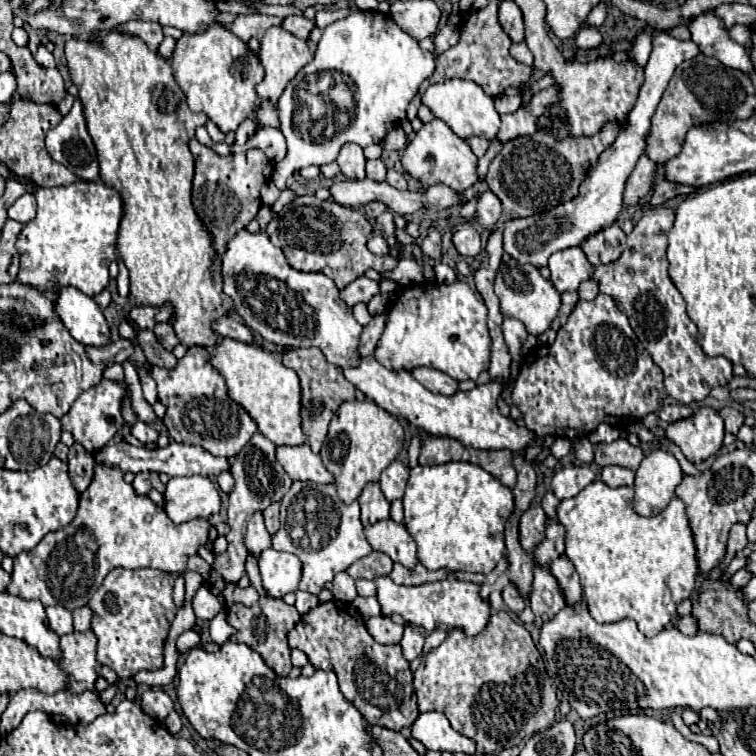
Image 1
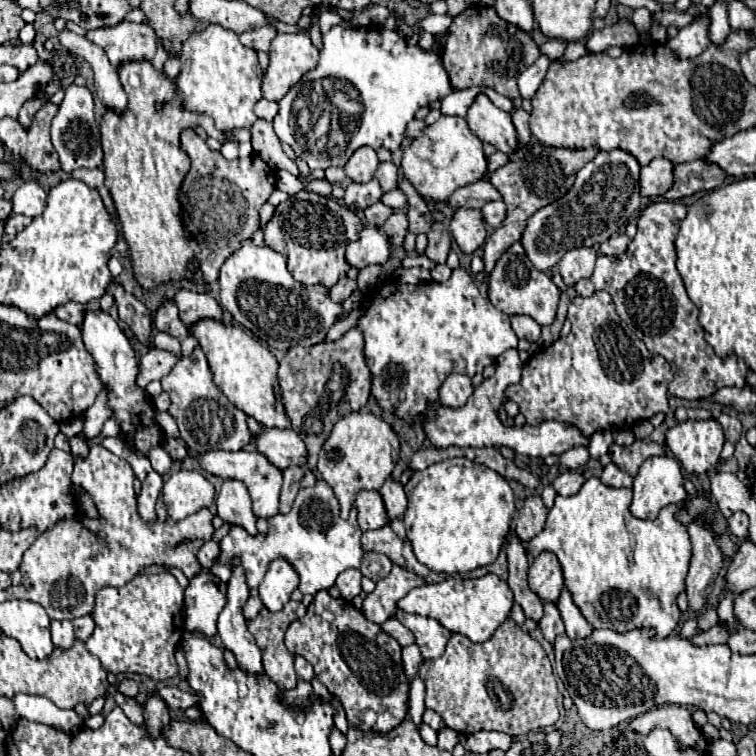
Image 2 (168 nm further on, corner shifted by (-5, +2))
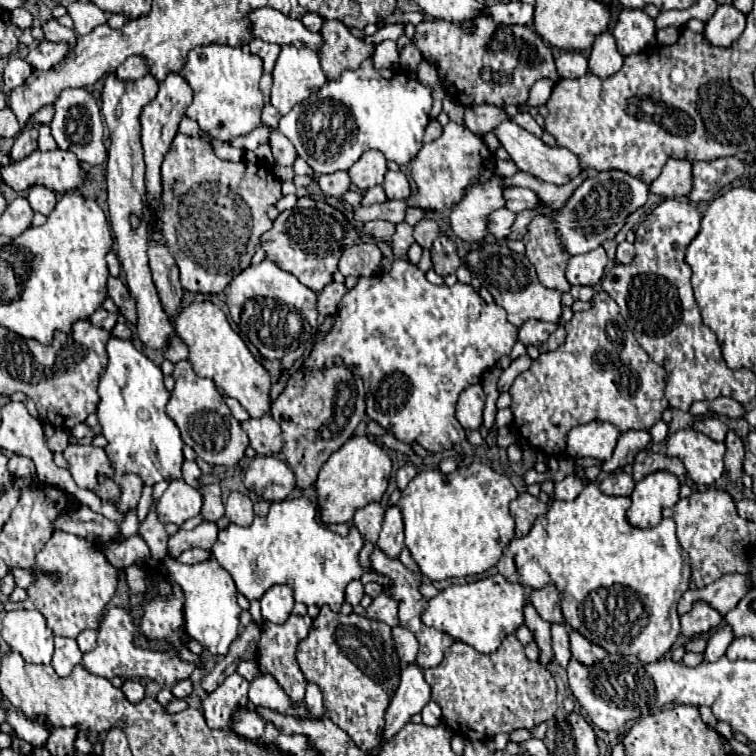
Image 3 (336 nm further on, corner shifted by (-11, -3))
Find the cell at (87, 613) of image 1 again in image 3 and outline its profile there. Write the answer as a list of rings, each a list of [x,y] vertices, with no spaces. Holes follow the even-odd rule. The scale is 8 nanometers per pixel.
[[[93,629],[81,631],[81,633],[77,635],[77,645],[79,645],[79,649],[81,649],[83,653],[91,651],[91,649],[95,647],[95,643],[97,643],[97,631],[93,631]]]

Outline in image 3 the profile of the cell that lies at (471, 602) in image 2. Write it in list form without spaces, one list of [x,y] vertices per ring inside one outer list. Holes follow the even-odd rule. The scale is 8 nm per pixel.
[[[491,575],[465,585],[449,585],[437,597],[433,597],[423,613],[423,623],[433,625],[449,633],[453,639],[463,641],[477,649],[479,653],[493,653],[501,641],[515,633],[523,625],[525,589],[519,583],[509,583],[503,575]]]

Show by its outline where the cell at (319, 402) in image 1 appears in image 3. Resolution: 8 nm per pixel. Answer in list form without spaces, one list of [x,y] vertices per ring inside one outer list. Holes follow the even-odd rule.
[[[347,367],[325,371],[295,371],[279,399],[271,405],[271,415],[283,433],[283,457],[297,477],[297,487],[305,489],[315,483],[319,469],[347,439],[365,415],[363,381]]]

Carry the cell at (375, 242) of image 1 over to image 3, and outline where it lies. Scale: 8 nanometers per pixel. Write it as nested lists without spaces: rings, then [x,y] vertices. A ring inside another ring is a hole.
[[[357,243],[353,247],[349,247],[347,251],[343,251],[341,259],[339,259],[339,271],[347,277],[359,277],[359,275],[373,275],[379,269],[379,261],[381,261],[381,251],[375,243]]]

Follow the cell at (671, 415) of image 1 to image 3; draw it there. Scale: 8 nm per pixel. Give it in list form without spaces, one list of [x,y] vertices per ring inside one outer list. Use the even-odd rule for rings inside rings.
[[[705,417],[705,419],[701,419],[701,421],[695,421],[695,423],[693,423],[693,429],[699,431],[699,433],[703,433],[703,435],[707,435],[707,437],[711,437],[713,441],[725,441],[725,435],[727,435],[727,431],[729,431],[729,427],[723,425],[723,423],[721,423],[719,419],[715,419],[715,417]]]

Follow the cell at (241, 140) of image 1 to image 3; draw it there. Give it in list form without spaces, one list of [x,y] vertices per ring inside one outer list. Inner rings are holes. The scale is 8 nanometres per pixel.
[[[273,129],[269,145],[271,145],[271,149],[273,149],[273,157],[275,157],[275,163],[277,163],[277,165],[293,167],[293,163],[295,163],[295,159],[297,159],[297,151],[295,151],[293,143],[291,143],[285,135],[281,135],[277,129]]]

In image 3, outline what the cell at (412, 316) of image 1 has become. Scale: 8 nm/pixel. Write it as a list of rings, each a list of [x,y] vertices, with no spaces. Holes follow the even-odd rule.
[[[395,259],[389,273],[359,277],[357,285],[343,295],[333,327],[323,337],[313,335],[313,347],[303,365],[311,371],[329,369],[333,363],[349,367],[363,379],[369,419],[377,421],[403,443],[415,441],[423,449],[439,453],[465,441],[467,433],[455,417],[459,393],[479,383],[483,371],[511,353],[517,343],[517,331],[519,329],[507,321],[505,309],[495,303],[487,305],[471,285],[431,285],[417,265]]]

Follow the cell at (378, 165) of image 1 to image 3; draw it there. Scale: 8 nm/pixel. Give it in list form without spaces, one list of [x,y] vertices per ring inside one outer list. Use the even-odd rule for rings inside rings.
[[[387,171],[383,189],[385,189],[387,199],[407,199],[411,195],[409,181],[407,181],[405,173],[401,173],[401,171]]]

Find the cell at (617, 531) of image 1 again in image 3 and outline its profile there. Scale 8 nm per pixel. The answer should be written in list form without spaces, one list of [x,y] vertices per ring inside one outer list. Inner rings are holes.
[[[589,483],[585,485],[585,489],[579,493],[579,497],[575,501],[553,501],[549,511],[543,515],[543,517],[537,517],[533,527],[529,529],[527,535],[523,537],[515,537],[511,539],[509,543],[509,549],[513,551],[515,555],[515,567],[517,567],[517,573],[519,573],[519,583],[527,585],[527,587],[533,587],[533,589],[541,589],[545,585],[555,585],[557,591],[559,591],[559,597],[561,597],[561,613],[563,613],[563,619],[565,623],[575,629],[577,633],[581,633],[587,641],[603,647],[607,653],[613,653],[613,655],[633,655],[637,657],[639,661],[643,663],[653,663],[657,659],[661,659],[663,655],[669,653],[671,645],[677,641],[679,637],[679,615],[677,615],[677,601],[681,599],[681,595],[689,589],[689,583],[691,583],[691,569],[689,569],[689,563],[685,561],[685,553],[683,553],[683,547],[679,545],[677,541],[677,535],[675,535],[675,521],[673,519],[663,519],[657,527],[653,529],[637,529],[637,527],[631,527],[627,523],[627,517],[625,517],[625,511],[629,509],[631,505],[631,499],[629,497],[609,497],[609,495],[603,495],[597,487],[597,483]]]

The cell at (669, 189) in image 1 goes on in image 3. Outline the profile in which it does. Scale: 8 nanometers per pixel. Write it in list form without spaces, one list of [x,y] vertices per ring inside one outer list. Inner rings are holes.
[[[721,157],[715,161],[693,163],[693,191],[689,193],[689,199],[709,201],[719,193],[719,189],[727,187],[741,173],[743,161],[739,157]]]

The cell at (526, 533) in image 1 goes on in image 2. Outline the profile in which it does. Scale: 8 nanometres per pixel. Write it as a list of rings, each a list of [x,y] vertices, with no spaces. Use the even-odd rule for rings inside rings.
[[[539,496],[527,498],[523,508],[517,512],[517,518],[515,518],[517,536],[527,544],[531,538],[535,538],[543,530],[547,514],[549,514],[549,510]]]

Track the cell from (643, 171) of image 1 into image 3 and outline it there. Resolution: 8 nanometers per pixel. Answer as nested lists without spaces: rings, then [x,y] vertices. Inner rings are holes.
[[[669,159],[663,167],[661,175],[651,183],[651,193],[661,197],[685,197],[689,195],[693,187],[693,175],[691,175],[693,163],[687,159]]]

